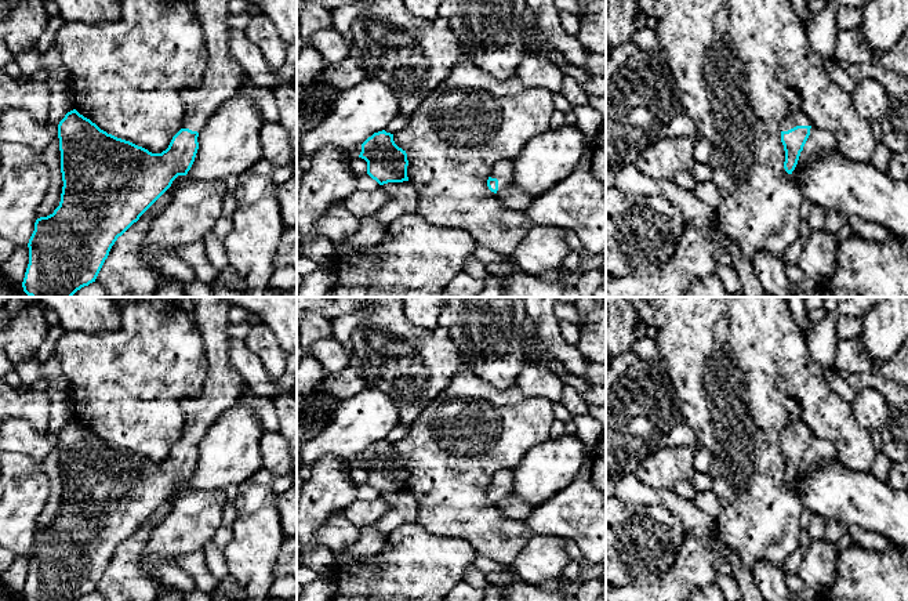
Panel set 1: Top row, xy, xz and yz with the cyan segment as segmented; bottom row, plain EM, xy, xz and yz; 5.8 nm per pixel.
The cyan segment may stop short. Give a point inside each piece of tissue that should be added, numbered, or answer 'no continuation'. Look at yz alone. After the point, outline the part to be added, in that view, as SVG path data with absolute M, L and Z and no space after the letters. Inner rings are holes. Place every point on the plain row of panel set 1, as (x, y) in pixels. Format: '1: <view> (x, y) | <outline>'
1: yz (795, 427) | M787 401L785 405L791 423L785 427L782 441L788 441L796 435L811 435L810 430L799 420L799 405L793 401Z

